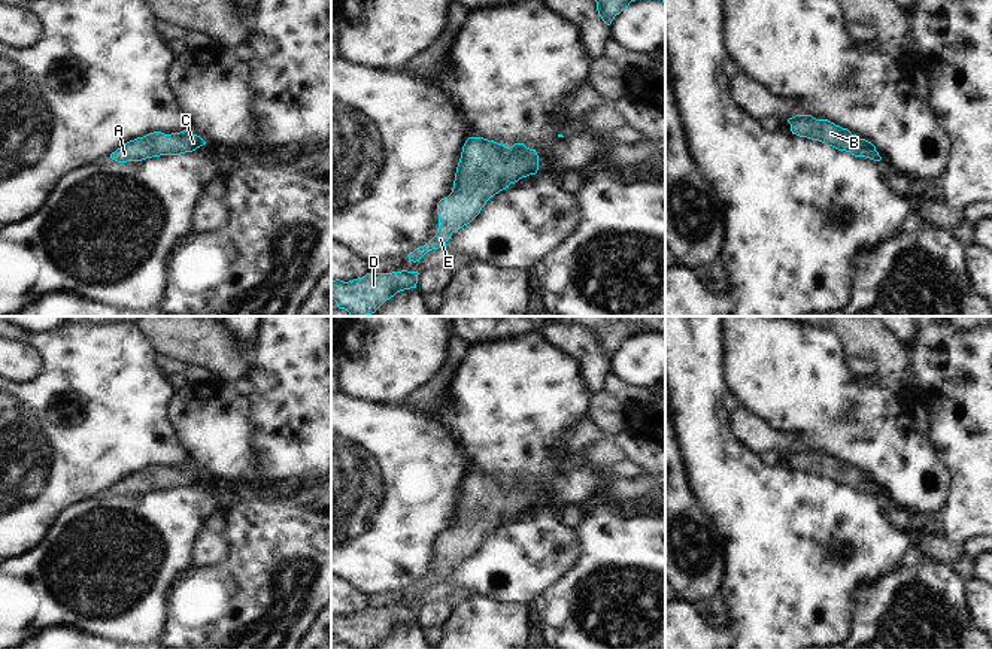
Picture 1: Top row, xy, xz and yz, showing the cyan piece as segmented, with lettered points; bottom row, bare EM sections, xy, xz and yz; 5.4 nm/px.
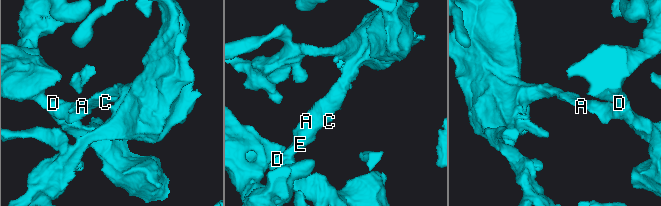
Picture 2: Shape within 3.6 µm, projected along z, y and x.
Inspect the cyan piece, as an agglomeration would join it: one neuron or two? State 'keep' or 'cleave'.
keep

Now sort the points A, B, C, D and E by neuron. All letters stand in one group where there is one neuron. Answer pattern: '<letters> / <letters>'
A B C D E

